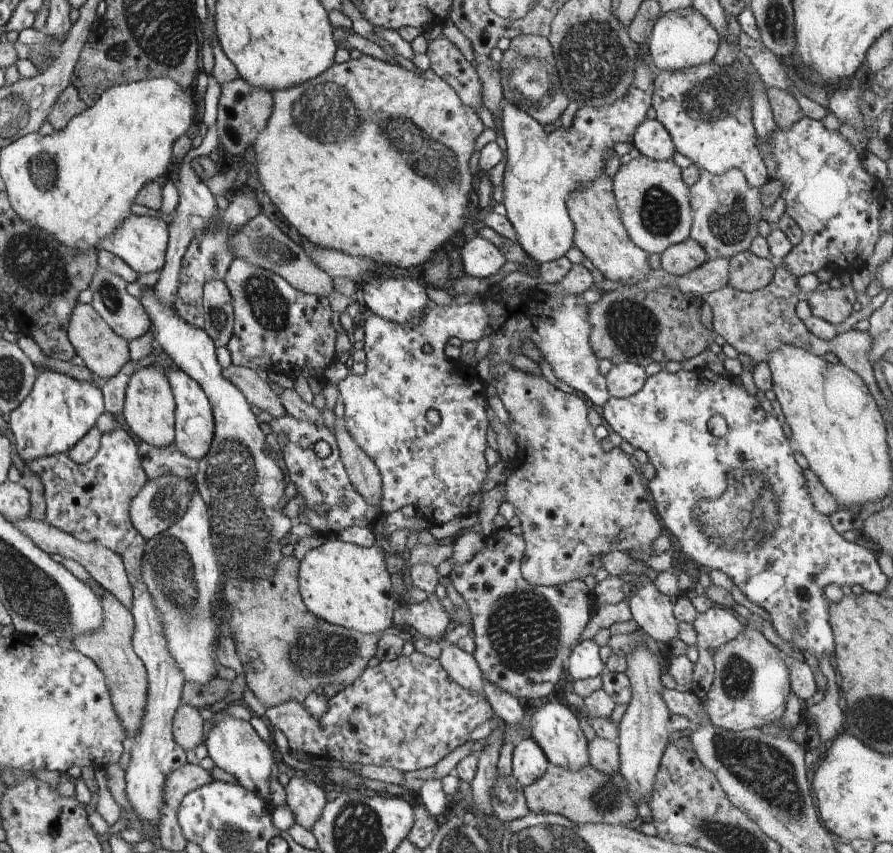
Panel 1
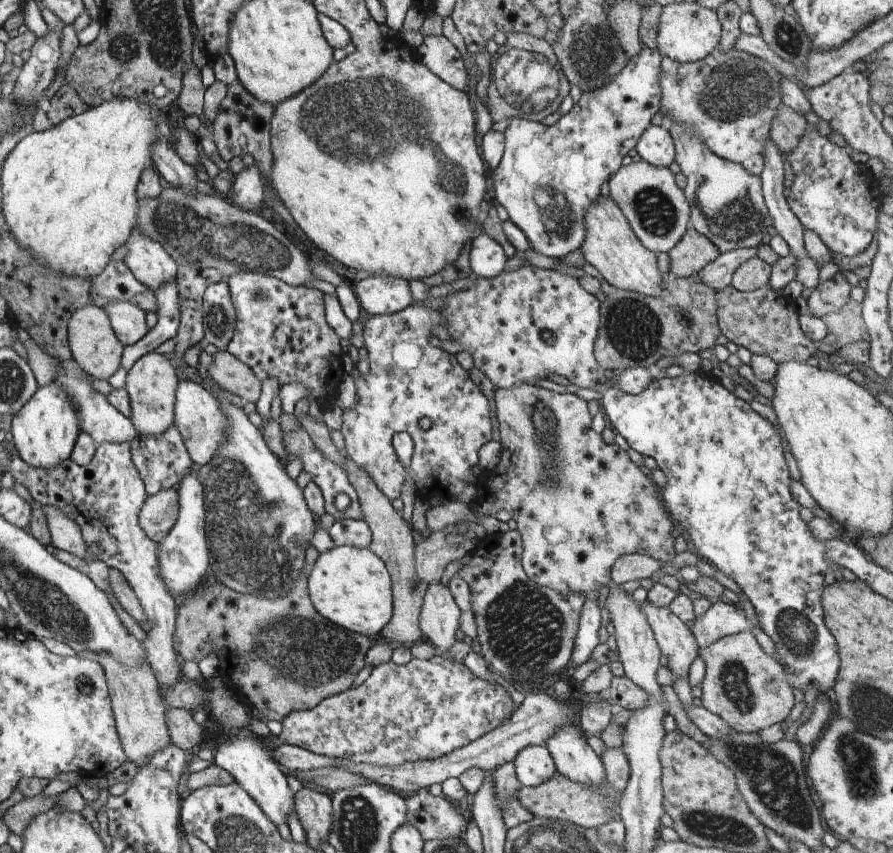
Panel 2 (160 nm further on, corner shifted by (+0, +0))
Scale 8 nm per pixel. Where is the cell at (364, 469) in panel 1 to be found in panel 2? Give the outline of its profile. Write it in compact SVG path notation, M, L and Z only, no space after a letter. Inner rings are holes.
M347 449L343 453L346 458L345 470L348 472L350 483L360 496L361 508L365 514L364 521L371 531L369 550L384 562L391 577L393 616L378 637L394 647L403 645L410 648L416 642L422 641L423 633L420 630L419 620L424 596L427 592L426 582L418 578L415 570L414 551L417 537L413 528L408 528L404 524L402 516L394 510L392 502L382 494L381 488L377 486L376 478L368 474L365 468L361 467L348 454Z

